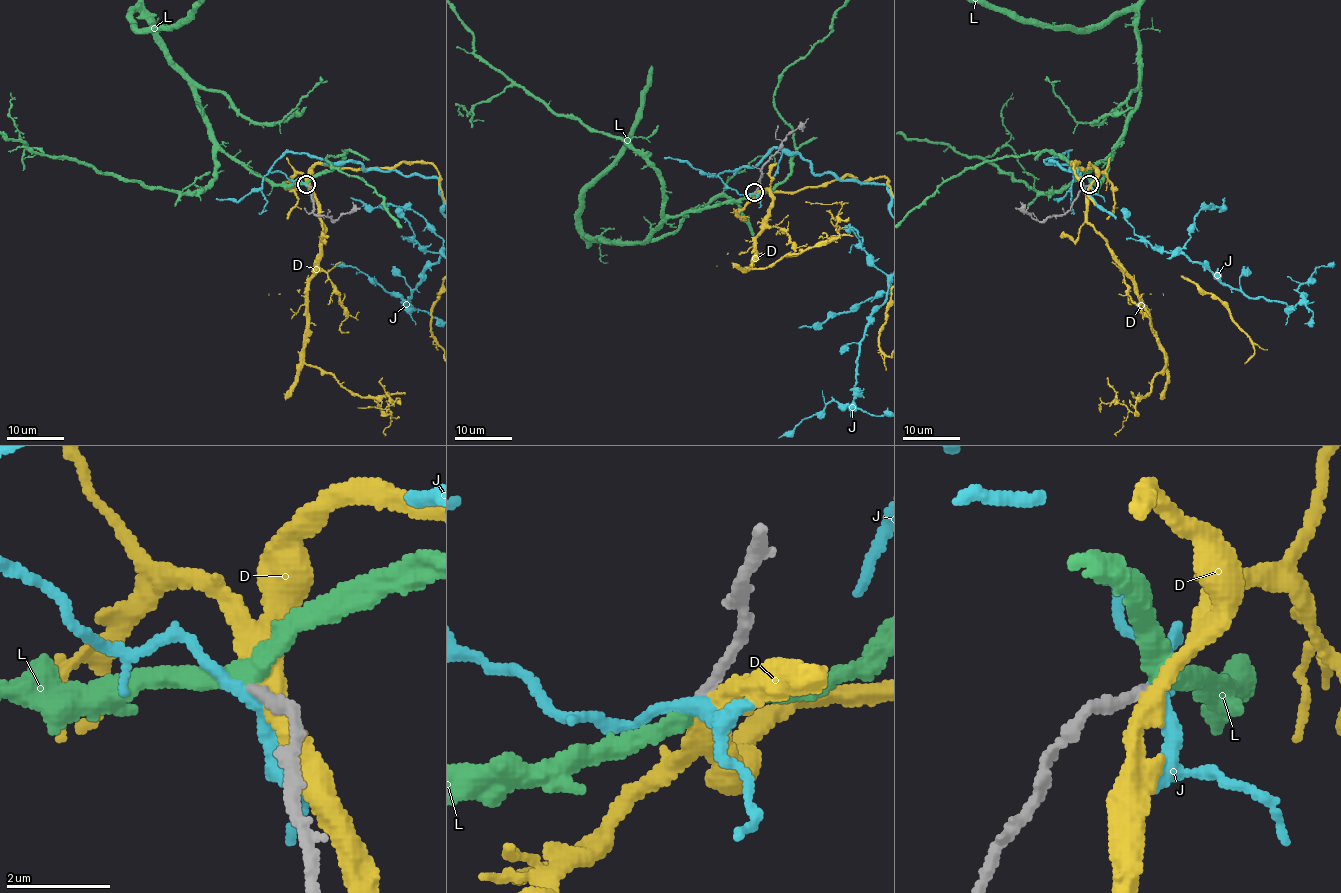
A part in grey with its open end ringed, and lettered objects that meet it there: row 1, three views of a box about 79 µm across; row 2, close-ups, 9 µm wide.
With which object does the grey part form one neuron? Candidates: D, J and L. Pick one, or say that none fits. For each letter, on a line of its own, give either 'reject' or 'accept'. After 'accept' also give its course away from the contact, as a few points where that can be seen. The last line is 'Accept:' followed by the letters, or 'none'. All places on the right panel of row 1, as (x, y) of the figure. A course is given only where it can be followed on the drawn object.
D: reject
J: reject
L: accept
Accept: L

